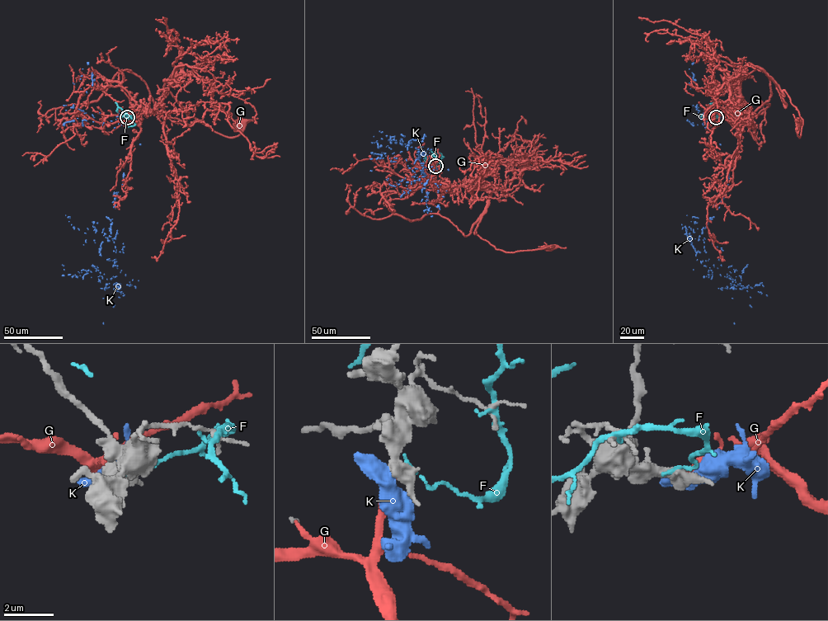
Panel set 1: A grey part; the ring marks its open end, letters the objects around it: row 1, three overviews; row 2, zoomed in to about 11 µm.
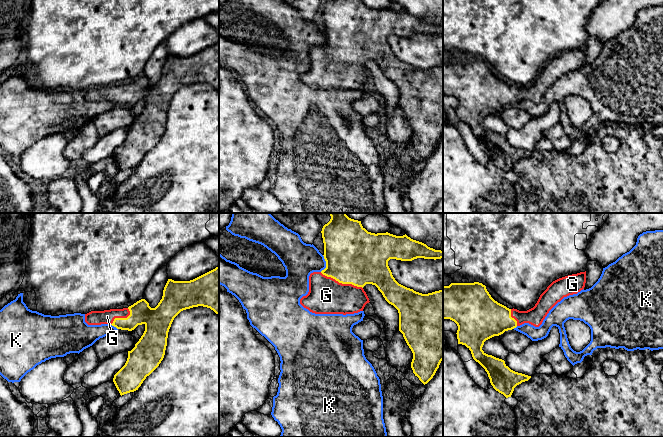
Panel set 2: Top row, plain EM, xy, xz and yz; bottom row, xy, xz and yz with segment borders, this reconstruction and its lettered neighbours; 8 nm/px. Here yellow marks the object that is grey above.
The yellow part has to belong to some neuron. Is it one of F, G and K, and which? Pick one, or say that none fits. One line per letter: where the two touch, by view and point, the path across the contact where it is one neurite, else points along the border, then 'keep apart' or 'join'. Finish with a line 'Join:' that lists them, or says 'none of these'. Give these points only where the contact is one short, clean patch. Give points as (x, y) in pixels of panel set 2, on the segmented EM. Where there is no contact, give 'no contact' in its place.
F: no contact | keep apart
G: xz (341, 282) | across xz (353, 255), (341, 282), (326, 295) | join
K: xz (326, 264) | along xz (323, 255), (325, 267), (320, 271) | keep apart
Join: G

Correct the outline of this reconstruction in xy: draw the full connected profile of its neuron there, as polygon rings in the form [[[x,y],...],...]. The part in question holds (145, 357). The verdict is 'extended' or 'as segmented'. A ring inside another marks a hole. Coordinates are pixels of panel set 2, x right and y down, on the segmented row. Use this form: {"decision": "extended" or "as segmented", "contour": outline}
{"decision": "extended", "contour": [[[219,266],[190,281],[168,279],[163,296],[155,308],[151,308],[145,299],[141,299],[123,309],[91,311],[85,314],[88,325],[110,324],[121,330],[134,330],[138,325],[145,325],[145,331],[135,347],[128,351],[125,365],[114,375],[113,382],[120,395],[138,390],[143,381],[161,363],[167,346],[168,332],[174,318],[183,310],[203,306],[219,314]]]}

